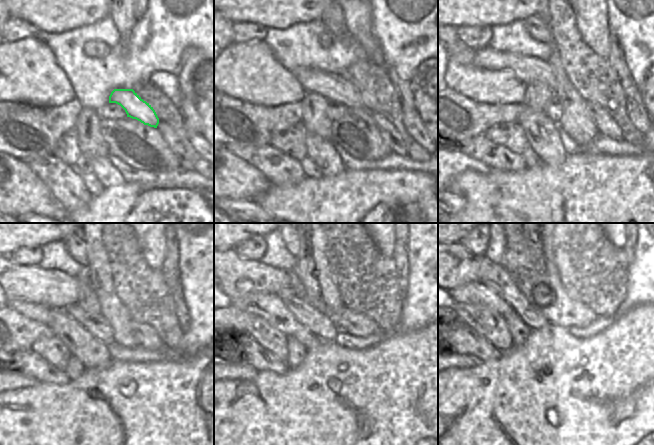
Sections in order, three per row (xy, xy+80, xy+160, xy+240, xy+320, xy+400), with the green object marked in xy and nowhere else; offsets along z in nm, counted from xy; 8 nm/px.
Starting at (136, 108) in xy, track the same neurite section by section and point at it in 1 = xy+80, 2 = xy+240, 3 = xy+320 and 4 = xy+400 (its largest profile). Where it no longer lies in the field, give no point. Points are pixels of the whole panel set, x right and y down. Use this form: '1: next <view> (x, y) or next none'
1: next xy+80 (334, 87)
2: next xy+240 (50, 287)
3: next xy+320 (237, 277)
4: next xy+400 (458, 267)

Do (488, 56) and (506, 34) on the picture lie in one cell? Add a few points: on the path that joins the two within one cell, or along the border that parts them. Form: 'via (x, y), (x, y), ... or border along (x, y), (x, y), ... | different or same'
border along (488, 45), (496, 50), (505, 50), (517, 54) | different

